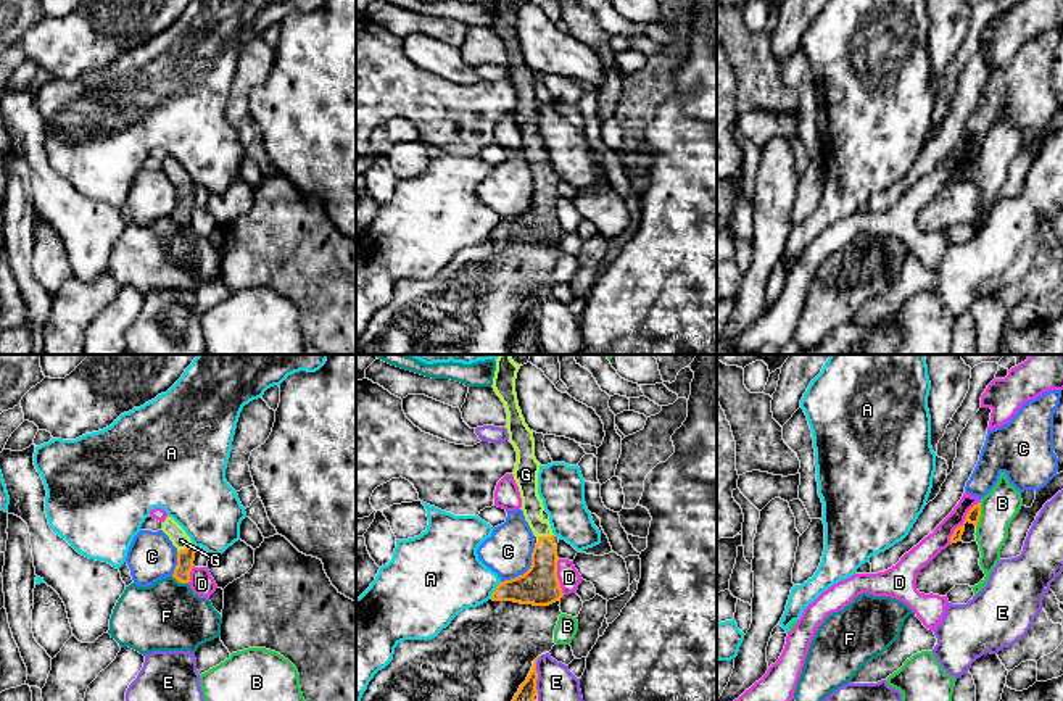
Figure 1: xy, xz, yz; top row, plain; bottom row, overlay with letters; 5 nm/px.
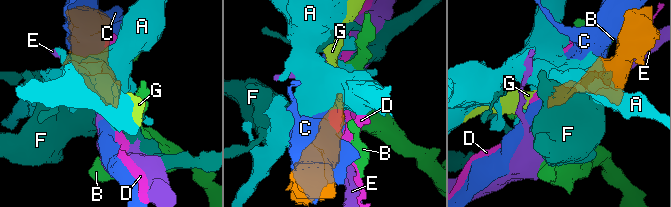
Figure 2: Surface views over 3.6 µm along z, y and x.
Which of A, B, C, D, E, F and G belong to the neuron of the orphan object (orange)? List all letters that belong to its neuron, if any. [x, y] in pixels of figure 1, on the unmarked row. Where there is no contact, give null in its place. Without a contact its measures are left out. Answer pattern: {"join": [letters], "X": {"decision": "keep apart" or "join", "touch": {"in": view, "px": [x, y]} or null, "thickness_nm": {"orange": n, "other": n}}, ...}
{"join": ["G"], "A": {"decision": "keep apart", "touch": {"in": "xz", "px": [495, 229]}, "thickness_nm": {"orange": 190, "other": 360}}, "B": {"decision": "keep apart", "touch": {"in": "yz", "px": [980, 153]}, "thickness_nm": {"orange": 70, "other": 180}}, "C": {"decision": "keep apart", "touch": {"in": "xz", "px": [527, 210]}, "thickness_nm": {"orange": 190, "other": 240}}, "D": {"decision": "keep apart", "touch": {"in": "yz", "px": [963, 161]}, "thickness_nm": {"orange": 70, "other": 110}}, "E": {"decision": "keep apart", "touch": {"in": "xz", "px": [537, 315]}, "thickness_nm": {"orange": 160, "other": 220}}, "F": {"decision": "keep apart", "touch": {"in": "xy", "px": [181, 221]}, "thickness_nm": {"orange": 90, "other": 360}}, "G": {"decision": "join", "touch": {"in": "xz", "px": [545, 176]}, "thickness_nm": {"orange": 190, "other": 110}}}

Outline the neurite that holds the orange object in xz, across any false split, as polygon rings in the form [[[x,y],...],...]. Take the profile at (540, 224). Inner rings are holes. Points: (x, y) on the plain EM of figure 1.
[[[496,0],[493,27],[507,52],[509,81],[517,90],[512,111],[522,137],[522,150],[538,182],[532,192],[530,208],[515,218],[501,221],[491,232],[493,240],[549,245],[564,235],[557,218],[557,185],[549,160],[543,160],[543,139],[538,134],[540,102],[535,97],[533,69],[528,68],[519,47],[515,18],[520,5],[514,0]]]

